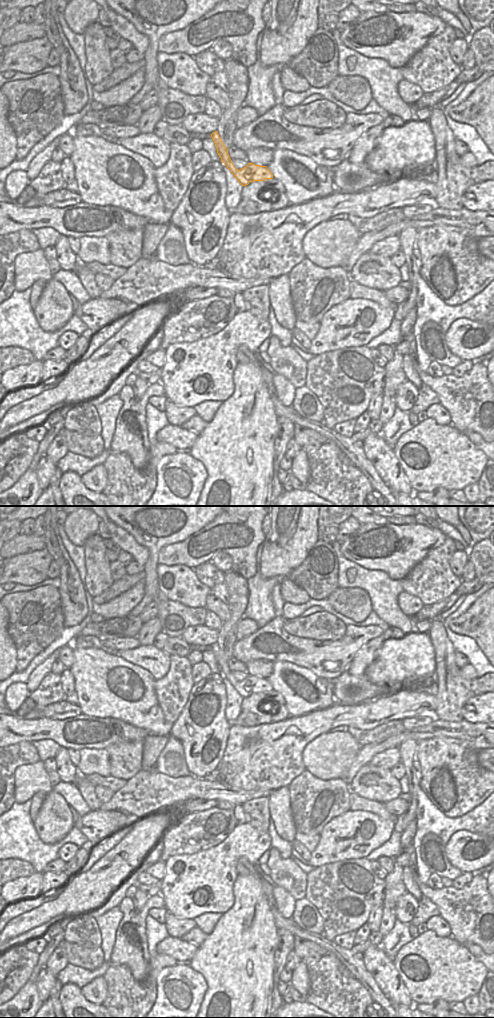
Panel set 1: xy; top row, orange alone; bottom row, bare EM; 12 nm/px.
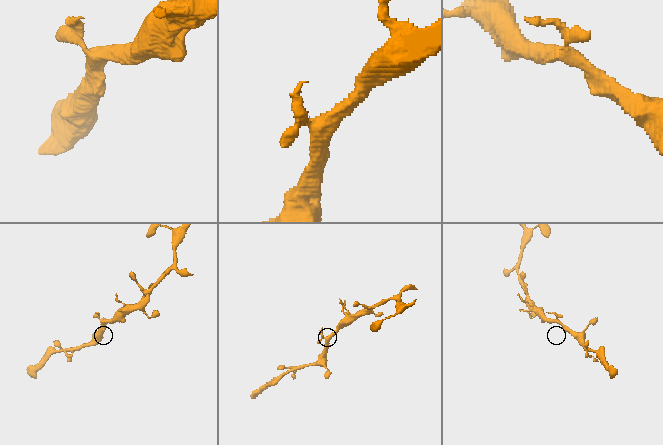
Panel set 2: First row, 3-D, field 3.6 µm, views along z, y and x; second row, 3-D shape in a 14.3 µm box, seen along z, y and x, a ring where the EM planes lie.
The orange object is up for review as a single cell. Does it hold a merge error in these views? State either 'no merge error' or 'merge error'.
no merge error

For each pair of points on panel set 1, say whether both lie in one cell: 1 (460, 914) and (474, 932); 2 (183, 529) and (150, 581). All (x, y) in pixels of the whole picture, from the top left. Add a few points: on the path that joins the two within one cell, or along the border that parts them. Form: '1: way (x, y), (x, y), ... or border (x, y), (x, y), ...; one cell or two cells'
1: way (464, 918), (473, 928); one cell
2: way (168, 537), (153, 550), (153, 559), (150, 566); one cell

